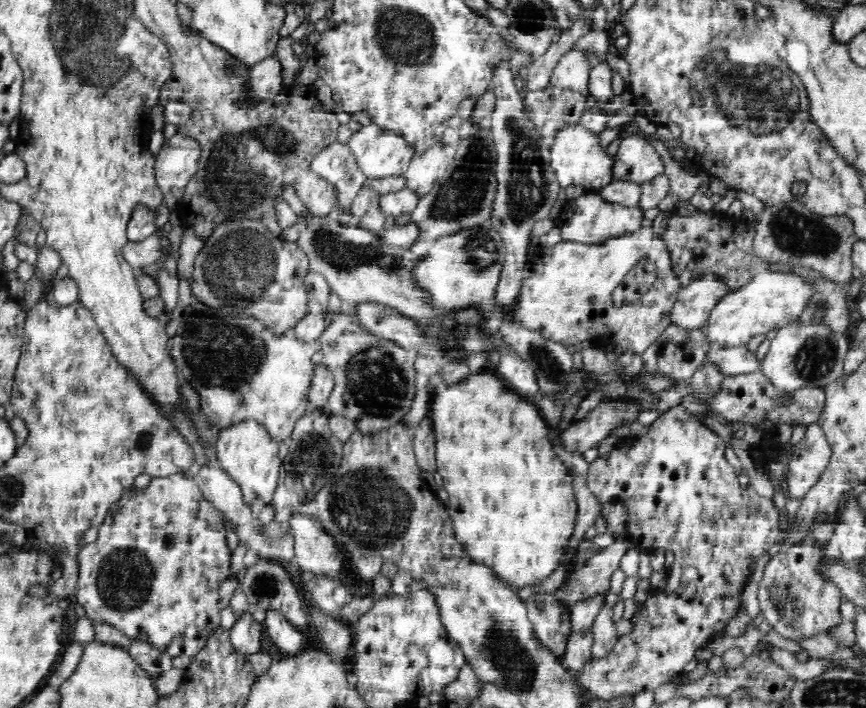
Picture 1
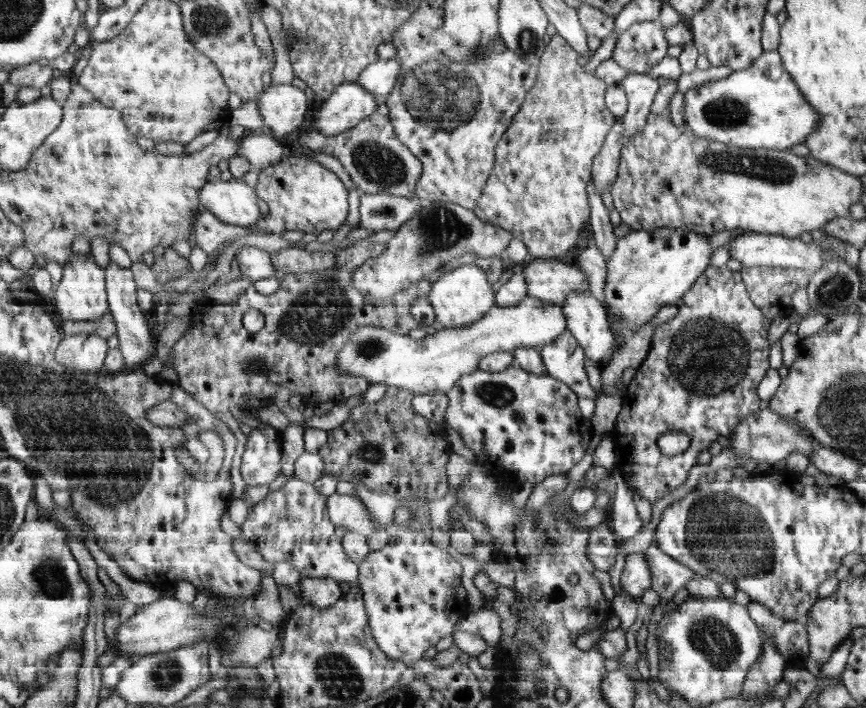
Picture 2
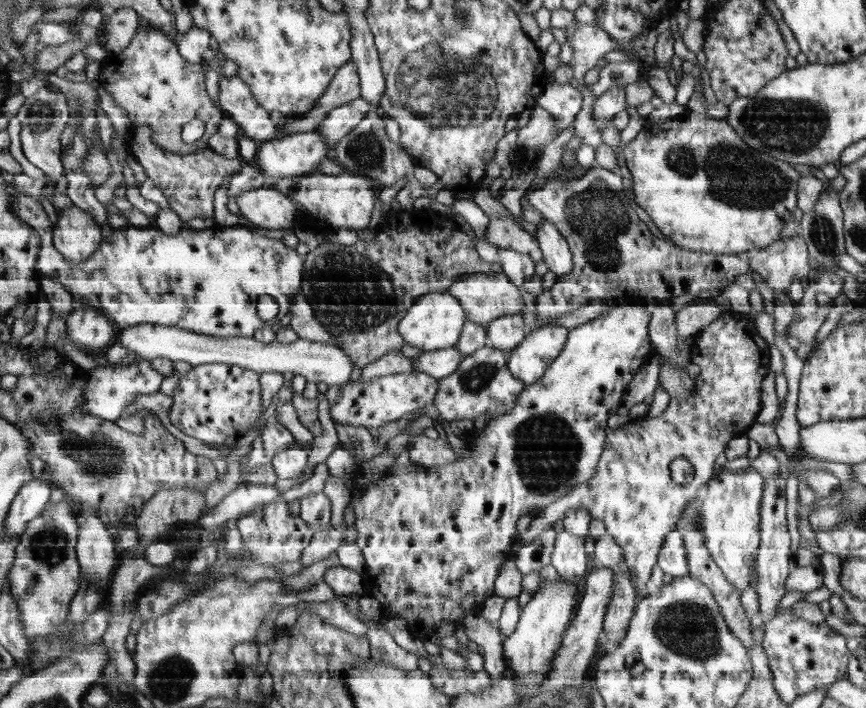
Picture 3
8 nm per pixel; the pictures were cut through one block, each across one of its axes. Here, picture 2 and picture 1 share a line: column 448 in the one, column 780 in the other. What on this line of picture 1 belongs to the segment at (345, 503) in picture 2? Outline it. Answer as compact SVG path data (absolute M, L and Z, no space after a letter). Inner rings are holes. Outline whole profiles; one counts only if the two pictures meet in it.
M808 534L796 544L788 546L784 552L772 556L772 560L764 566L756 594L760 612L758 618L782 638L812 640L814 636L828 634L842 624L840 604L846 594L834 576L830 576L830 568L834 568L834 556L830 556L826 548L830 548L828 542Z

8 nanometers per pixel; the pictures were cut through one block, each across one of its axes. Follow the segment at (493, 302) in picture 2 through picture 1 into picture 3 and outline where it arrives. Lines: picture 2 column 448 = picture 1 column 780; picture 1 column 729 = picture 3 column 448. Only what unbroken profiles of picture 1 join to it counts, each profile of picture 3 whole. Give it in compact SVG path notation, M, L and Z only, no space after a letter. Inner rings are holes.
M429 294L421 296L417 304L409 310L405 320L401 320L401 338L405 338L407 346L413 346L421 352L441 352L447 348L455 348L465 334L465 324L469 316L463 310L461 302L451 294Z

